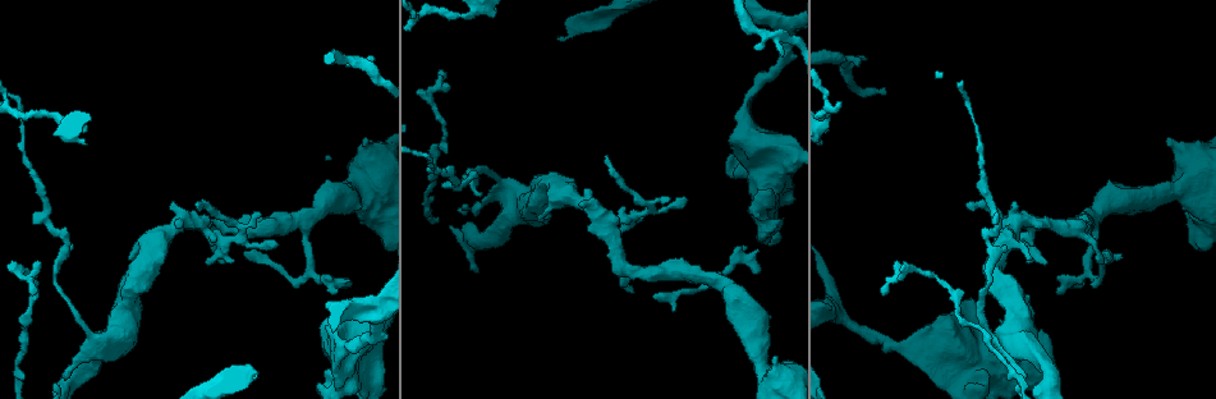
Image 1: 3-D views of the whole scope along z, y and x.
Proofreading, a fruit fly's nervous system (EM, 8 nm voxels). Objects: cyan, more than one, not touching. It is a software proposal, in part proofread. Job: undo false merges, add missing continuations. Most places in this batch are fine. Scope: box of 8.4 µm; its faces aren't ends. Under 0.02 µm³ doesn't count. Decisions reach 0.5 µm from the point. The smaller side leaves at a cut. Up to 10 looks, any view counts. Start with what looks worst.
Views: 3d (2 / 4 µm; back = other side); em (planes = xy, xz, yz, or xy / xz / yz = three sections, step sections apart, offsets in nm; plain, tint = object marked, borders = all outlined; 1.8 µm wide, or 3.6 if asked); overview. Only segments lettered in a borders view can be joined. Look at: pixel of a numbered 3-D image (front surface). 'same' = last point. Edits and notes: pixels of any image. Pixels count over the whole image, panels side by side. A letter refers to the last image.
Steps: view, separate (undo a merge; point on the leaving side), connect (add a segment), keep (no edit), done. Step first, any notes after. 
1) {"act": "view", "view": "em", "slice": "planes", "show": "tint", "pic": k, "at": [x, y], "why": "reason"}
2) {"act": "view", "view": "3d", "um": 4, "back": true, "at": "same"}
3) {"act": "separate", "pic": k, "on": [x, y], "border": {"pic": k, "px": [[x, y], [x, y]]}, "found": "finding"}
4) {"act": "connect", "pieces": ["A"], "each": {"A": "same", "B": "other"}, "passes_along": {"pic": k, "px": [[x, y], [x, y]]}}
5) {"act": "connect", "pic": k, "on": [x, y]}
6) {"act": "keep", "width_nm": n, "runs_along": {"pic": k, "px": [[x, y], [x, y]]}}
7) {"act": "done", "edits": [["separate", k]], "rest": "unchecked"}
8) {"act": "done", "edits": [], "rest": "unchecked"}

{"act": "view", "view": "em", "um": 3.6, "slice": "planes", "show": "borders", "pic": 1, "at": [1001, 343], "why": "thin arm on a thick one"}

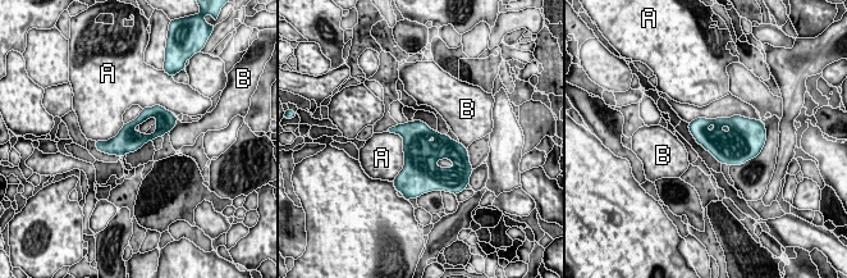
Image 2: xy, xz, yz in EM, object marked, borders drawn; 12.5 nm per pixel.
{"act": "keep", "each": {"A": "other", "B": "other"}, "border": {"pic": 2, "px": [[387, 131], [403, 141], [398, 174]]}, "found": "continuous, no second neuron"}

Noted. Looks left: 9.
{"act": "view", "view": "3d", "um": 4, "pic": 1, "at": [208, 263], "why": "an open end"}

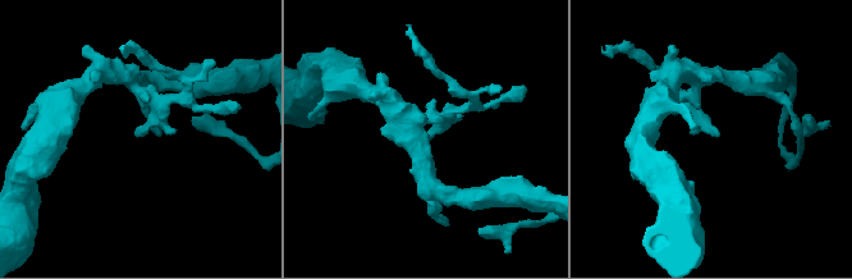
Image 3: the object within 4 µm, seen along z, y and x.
{"act": "view", "view": "em", "slice": "xy", "step": 4, "show": "borders", "pic": 3, "at": [139, 135], "why": "need the tissue"}

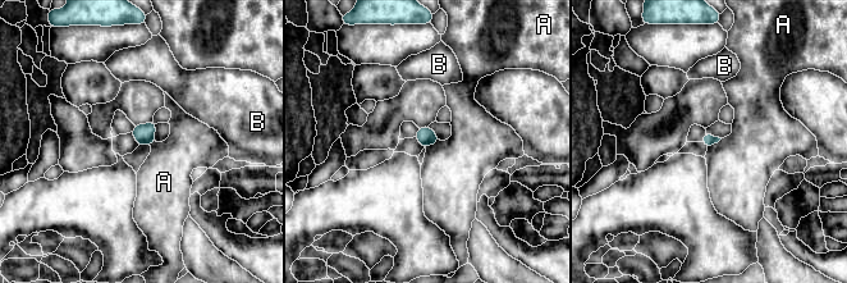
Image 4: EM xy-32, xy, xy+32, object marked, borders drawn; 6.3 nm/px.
{"act": "keep", "each": {"A": "other", "B": "other"}, "border": {"pic": 4, "px": [[439, 140], [425, 147]]}, "found": "no lettered segment goes on from it"}

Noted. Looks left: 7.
{"act": "view", "view": "em", "slice": "planes", "show": "tint", "pic": 1, "at": [31, 294]}

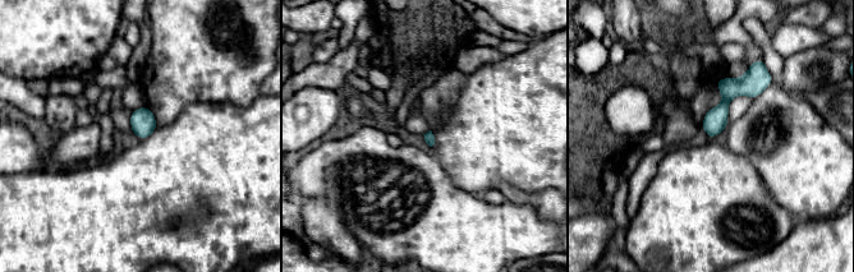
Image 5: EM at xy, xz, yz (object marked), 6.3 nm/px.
{"act": "view", "view": "em", "slice": "planes", "show": "borders", "at": "same"}

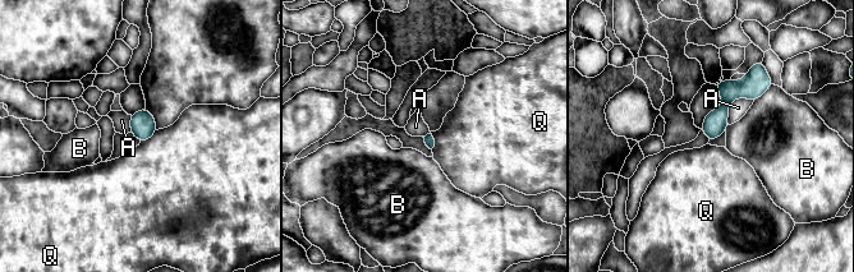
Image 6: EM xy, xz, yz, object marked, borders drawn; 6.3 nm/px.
{"act": "keep", "each": {"A": "other", "B": "other", "Q": "other"}, "runs_along": {"pic": 6, "px": [[751, 74], [725, 102], [711, 137]]}, "found": "none of them fits"}

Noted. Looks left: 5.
{"act": "view", "view": "3d", "um": 4, "pic": 1, "at": [1182, 189], "why": "calibre changes"}

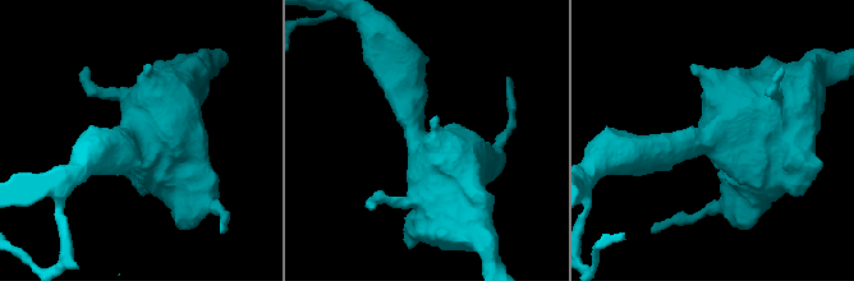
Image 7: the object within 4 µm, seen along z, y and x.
{"act": "view", "view": "em", "um": 3.6, "slice": "yz", "step": 4, "show": "tint", "pic": 7, "at": [716, 137], "why": "shape alone is not enough"}

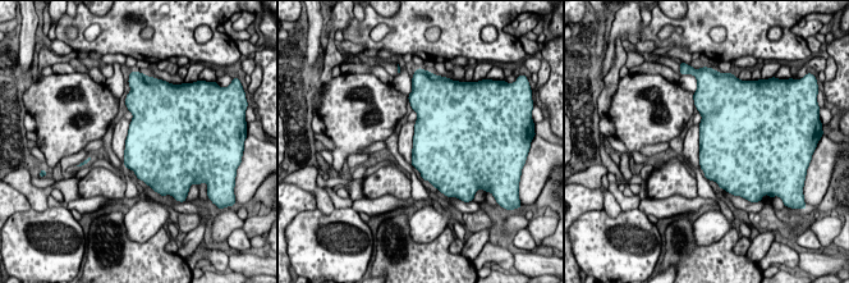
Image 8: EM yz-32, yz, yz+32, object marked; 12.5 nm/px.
{"act": "view", "view": "em", "um": 3.6, "slice": "xy", "step": 16, "show": "borders", "at": "same"}

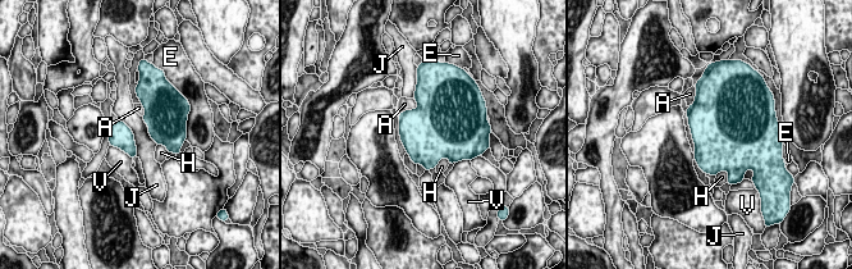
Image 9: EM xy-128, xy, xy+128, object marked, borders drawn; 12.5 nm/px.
{"act": "keep", "each": {"A": "other", "E": "other", "H": "other", "J": "other", "V": "other"}, "border": {"pic": 9, "px": [[118, 118], [132, 131], [137, 155]]}, "found": "continuous, no second neuron"}

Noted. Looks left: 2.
{"act": "done", "edits": [], "rest": "unchecked"}

